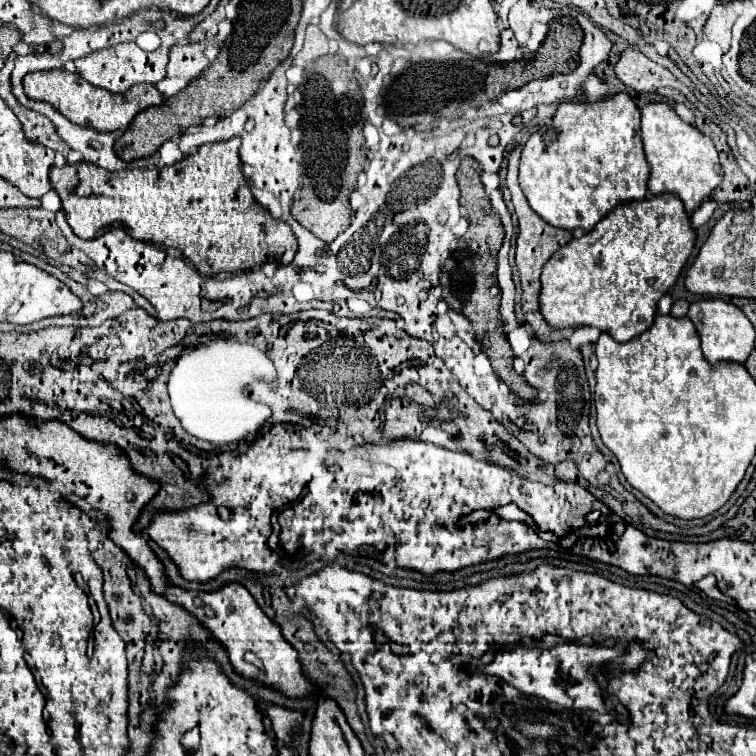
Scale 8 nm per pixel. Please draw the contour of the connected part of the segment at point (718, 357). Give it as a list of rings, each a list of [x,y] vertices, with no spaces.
[[[701,299],[701,301],[691,303],[687,317],[693,321],[693,325],[701,337],[701,349],[709,363],[717,363],[717,361],[745,363],[745,359],[749,357],[749,353],[753,349],[755,331],[753,331],[751,321],[747,319],[747,315],[741,311],[741,307],[737,307],[733,303],[725,303],[721,299]]]

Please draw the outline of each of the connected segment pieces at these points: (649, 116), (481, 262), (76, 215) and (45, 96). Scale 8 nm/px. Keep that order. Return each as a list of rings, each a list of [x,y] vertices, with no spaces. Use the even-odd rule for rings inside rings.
[[[649,103],[641,109],[641,139],[647,163],[651,167],[649,191],[677,195],[687,213],[699,207],[701,201],[721,183],[723,169],[719,165],[719,155],[713,141],[693,125],[685,123],[667,103]]]
[[[463,157],[461,167],[457,171],[457,181],[461,189],[461,205],[467,209],[469,217],[469,231],[461,237],[457,251],[445,261],[439,273],[439,285],[443,289],[443,301],[453,309],[463,313],[467,319],[473,321],[477,341],[483,353],[489,357],[493,371],[509,385],[509,389],[525,399],[535,401],[537,389],[531,387],[525,379],[521,379],[513,369],[513,351],[503,331],[503,321],[499,319],[499,287],[495,283],[495,255],[503,243],[503,223],[495,211],[491,211],[491,201],[481,183],[481,167],[473,157]]]
[[[241,137],[207,143],[195,155],[163,169],[111,173],[79,161],[75,169],[53,167],[49,179],[61,197],[69,227],[81,239],[95,239],[107,225],[121,223],[139,241],[179,249],[203,275],[245,271],[269,259],[287,265],[297,253],[297,239],[285,221],[277,221],[255,201],[243,175],[239,147]]]
[[[51,69],[51,71],[35,71],[27,73],[23,77],[23,87],[25,95],[31,99],[47,101],[51,103],[59,113],[63,113],[69,121],[83,125],[83,127],[93,127],[97,131],[125,131],[131,123],[131,119],[153,105],[159,105],[163,101],[161,93],[155,89],[155,85],[143,83],[143,85],[133,85],[125,93],[111,93],[107,89],[99,89],[91,83],[87,83],[81,75],[77,73],[67,73],[63,69]]]

